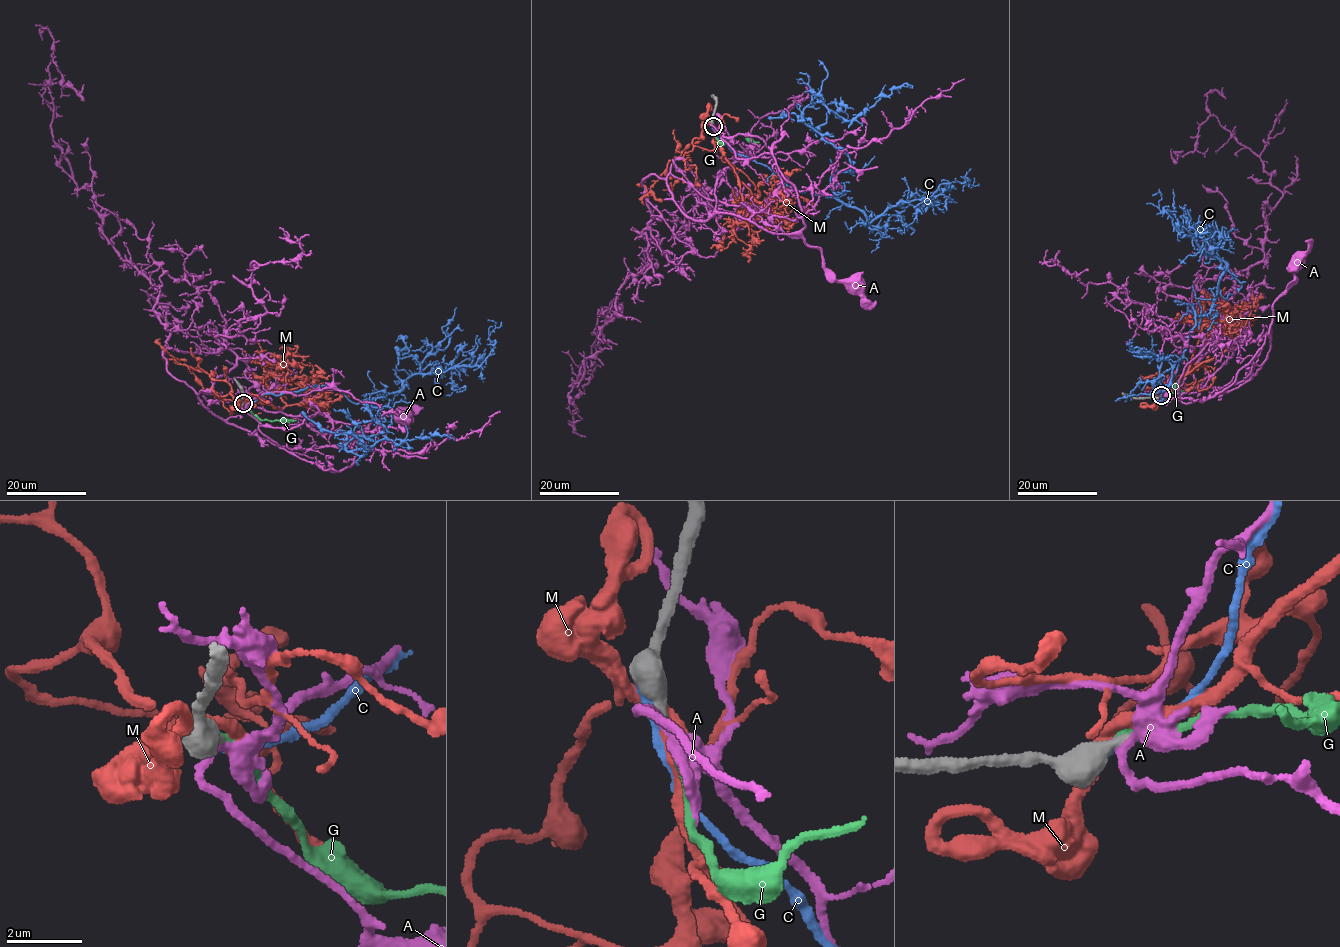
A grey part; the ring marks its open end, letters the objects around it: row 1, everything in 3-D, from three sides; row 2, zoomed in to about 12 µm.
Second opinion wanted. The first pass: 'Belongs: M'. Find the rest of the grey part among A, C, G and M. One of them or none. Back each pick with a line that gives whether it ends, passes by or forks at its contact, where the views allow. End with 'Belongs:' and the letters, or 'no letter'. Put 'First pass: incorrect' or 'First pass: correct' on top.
First pass: correct
M: it passes by
Belongs: M

